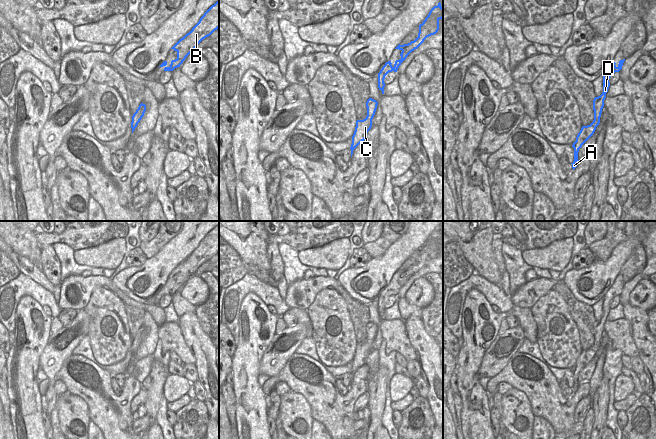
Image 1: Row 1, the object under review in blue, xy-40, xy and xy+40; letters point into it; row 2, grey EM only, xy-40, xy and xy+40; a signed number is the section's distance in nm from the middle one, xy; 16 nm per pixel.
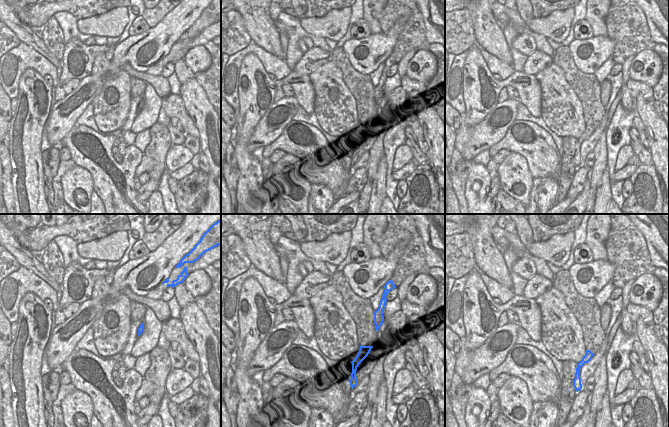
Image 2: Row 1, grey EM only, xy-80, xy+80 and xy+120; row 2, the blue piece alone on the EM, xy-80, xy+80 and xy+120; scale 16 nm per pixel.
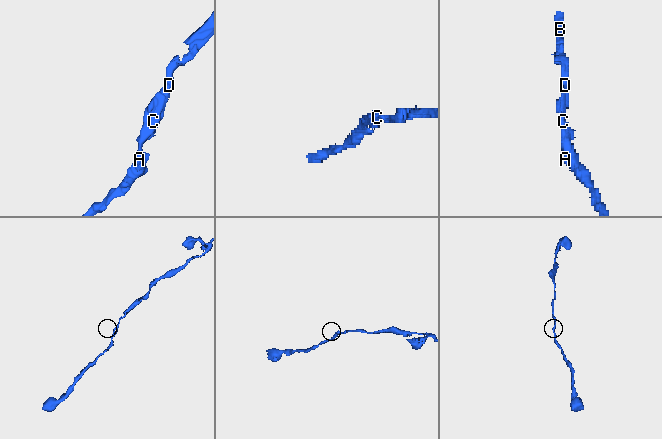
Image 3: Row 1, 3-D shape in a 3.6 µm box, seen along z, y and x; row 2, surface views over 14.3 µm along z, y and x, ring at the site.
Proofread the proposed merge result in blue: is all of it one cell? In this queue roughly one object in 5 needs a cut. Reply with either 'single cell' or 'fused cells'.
single cell

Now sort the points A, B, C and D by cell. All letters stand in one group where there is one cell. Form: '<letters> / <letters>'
A B C D

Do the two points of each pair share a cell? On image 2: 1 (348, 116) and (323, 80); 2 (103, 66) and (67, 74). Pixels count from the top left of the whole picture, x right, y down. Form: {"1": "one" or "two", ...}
{"1": "one", "2": "two"}

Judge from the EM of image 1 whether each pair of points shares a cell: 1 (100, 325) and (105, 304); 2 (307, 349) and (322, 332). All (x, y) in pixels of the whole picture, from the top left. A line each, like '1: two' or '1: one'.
1: one
2: two

